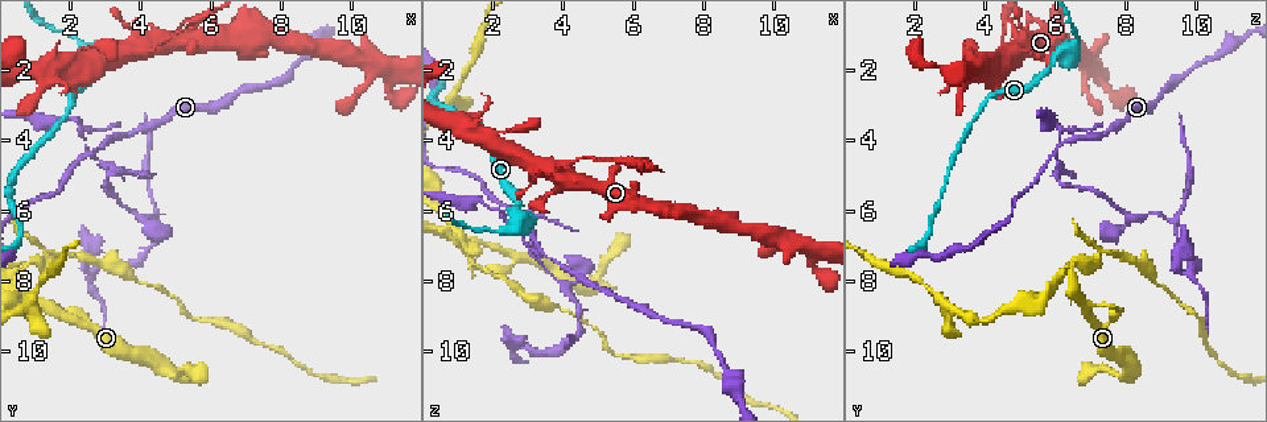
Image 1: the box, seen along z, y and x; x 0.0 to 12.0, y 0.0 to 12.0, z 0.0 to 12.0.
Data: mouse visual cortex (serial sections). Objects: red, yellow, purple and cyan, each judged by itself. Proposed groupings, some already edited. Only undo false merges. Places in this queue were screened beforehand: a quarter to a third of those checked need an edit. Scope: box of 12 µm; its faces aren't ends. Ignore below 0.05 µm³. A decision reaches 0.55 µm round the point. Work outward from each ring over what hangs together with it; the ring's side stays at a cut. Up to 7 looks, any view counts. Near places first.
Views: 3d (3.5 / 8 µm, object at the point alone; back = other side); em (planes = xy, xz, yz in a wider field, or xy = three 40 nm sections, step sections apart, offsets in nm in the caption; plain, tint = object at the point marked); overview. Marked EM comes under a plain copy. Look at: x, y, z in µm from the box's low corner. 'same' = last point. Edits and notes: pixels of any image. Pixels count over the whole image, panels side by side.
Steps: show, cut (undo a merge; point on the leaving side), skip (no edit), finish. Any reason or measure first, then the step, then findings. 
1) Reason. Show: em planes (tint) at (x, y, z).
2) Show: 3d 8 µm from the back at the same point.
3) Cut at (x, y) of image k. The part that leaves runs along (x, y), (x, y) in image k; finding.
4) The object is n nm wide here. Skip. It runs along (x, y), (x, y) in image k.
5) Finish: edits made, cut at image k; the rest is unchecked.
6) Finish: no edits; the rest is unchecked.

Abrupt turn. Show: 3d 3.5 µm at (2.8, 1.4, 6.1).

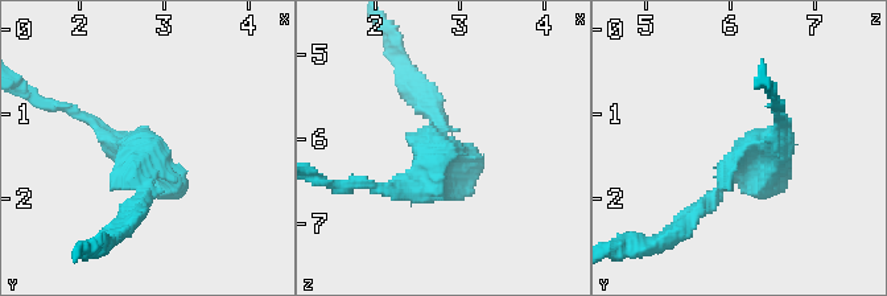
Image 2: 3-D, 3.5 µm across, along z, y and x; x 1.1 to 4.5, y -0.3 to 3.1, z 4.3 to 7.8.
Now the EM. Show: em xy step 1 (tint) at (2.75, 1.55, 6.10).

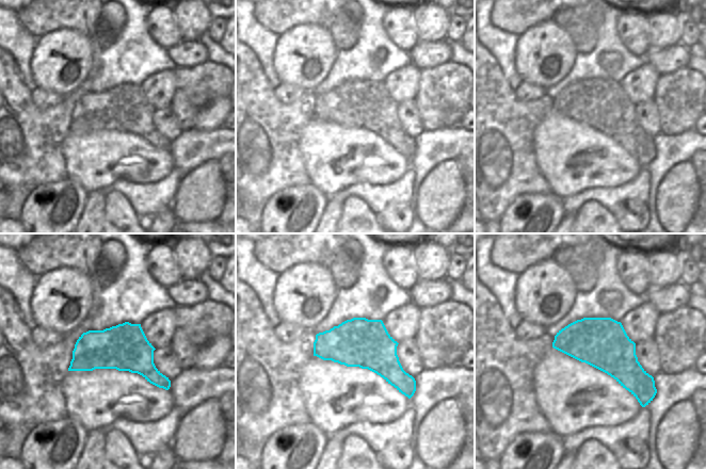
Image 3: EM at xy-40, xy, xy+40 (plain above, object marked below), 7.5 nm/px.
Cut at (441, 151) of image 2. A second cell is stuck on.

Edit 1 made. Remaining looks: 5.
Looks like a crossing. Show: 3d 3.5 µm at (4.2, 1.5, 4.8).

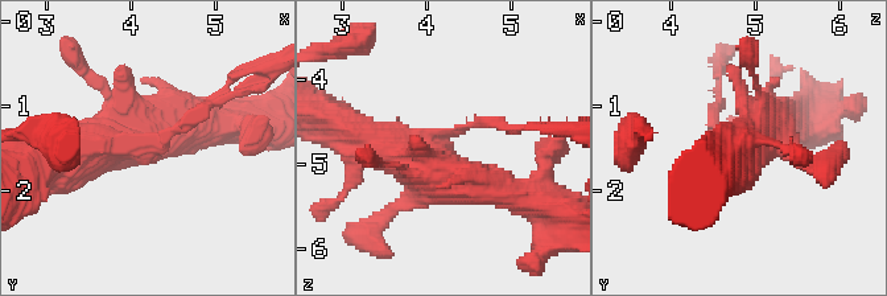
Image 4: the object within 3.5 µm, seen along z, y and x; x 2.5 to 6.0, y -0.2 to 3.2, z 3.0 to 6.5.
Show: em xy step 2 (tint) at (4.15, 1.50, 4.85).

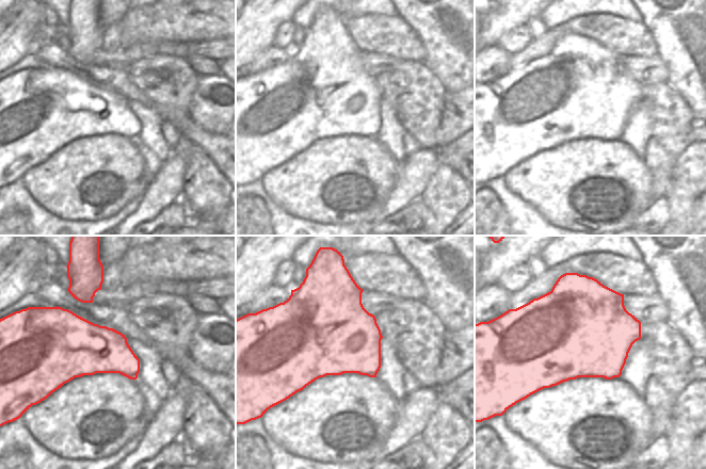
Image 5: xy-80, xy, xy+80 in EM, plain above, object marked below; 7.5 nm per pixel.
Cut at (499, 123) of image 4. A second cell is stuck on.

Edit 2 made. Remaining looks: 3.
Four arms meet. Show: 3d 3.5 µm at (2.6, 4.5, 6.0).

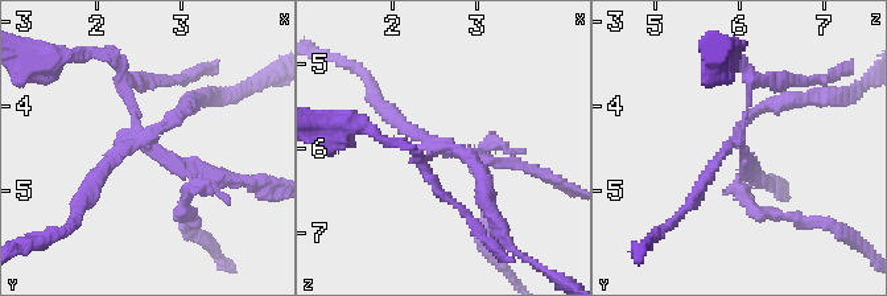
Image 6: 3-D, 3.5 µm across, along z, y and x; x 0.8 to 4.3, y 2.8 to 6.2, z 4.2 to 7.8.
Show: em planes (tint) at (2.55, 4.35, 5.95).

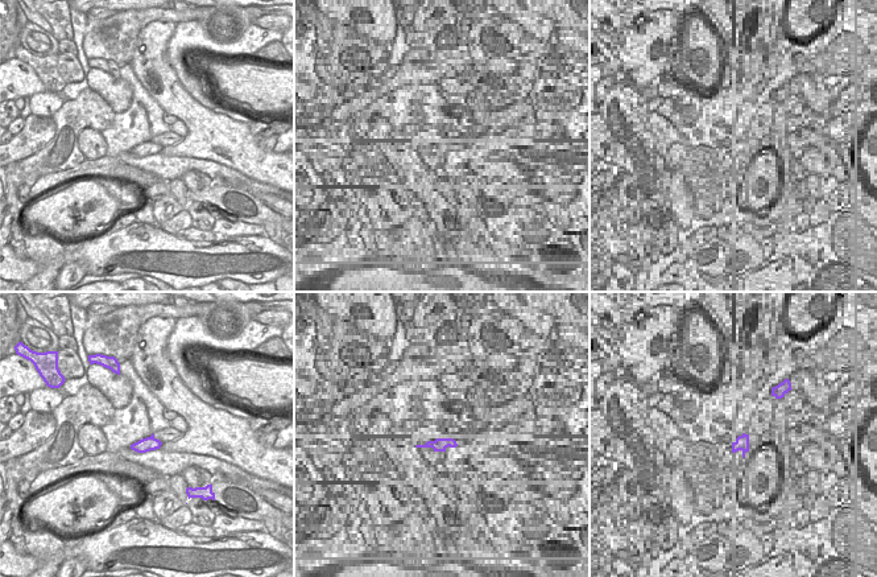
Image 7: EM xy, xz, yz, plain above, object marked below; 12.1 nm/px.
Cut at (487, 157) of image 6. The part that leaves runs along (741, 143), (743, 200), (791, 216) in image 6; a second cell is stuck on.

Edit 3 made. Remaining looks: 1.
Finish: edits made, cut at image 2, cut at image 4, cut at image 6; the rest is unchecked.

